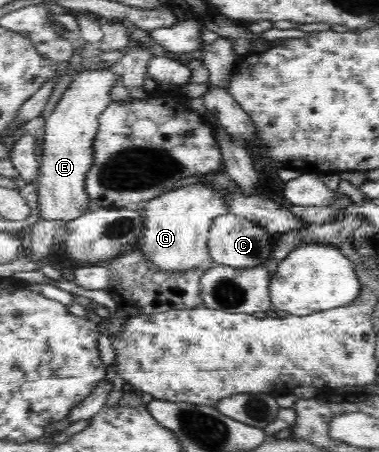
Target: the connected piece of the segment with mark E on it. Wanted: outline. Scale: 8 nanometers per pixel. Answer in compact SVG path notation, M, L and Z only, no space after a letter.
M111 69L75 74L55 110L46 118L41 173L36 188L42 220L62 220L67 223L88 211L91 201L85 180L89 168L93 166L93 146L101 124L99 115L109 108L112 102L111 88L119 78Z

